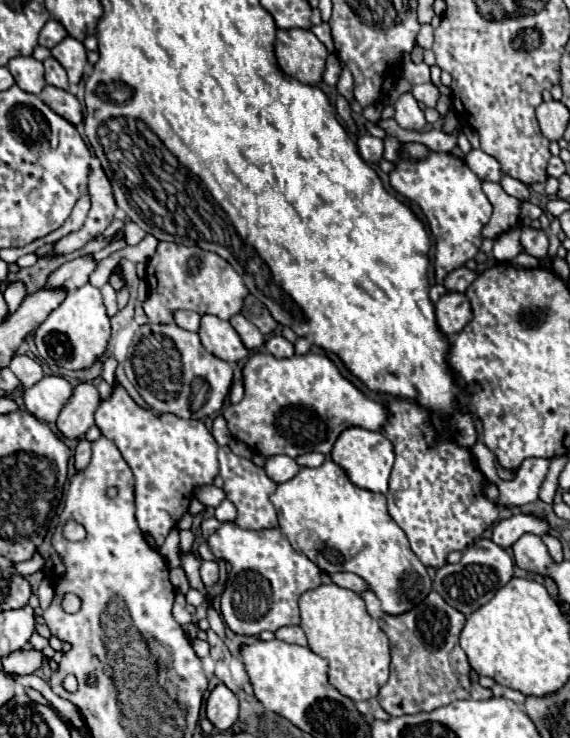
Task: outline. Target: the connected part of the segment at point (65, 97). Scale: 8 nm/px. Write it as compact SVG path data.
M45 85L43 91L39 93L39 99L49 105L57 115L61 115L63 119L67 119L73 125L79 125L83 121L83 109L81 103L77 101L75 95L71 95L69 91L57 89L57 87L49 87Z

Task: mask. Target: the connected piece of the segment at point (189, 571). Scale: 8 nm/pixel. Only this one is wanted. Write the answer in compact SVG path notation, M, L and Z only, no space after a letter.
M181 551L179 557L181 557L181 567L185 569L185 575L187 575L187 579L189 579L189 585L191 585L193 589L197 589L197 591L203 591L205 585L203 585L201 577L199 577L201 559L199 559L193 551L189 551L189 553L183 553L183 551Z

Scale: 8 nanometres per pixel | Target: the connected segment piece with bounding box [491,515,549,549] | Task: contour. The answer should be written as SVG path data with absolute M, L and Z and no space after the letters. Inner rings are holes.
M513 515L493 527L493 537L491 541L497 543L499 547L509 549L523 533L535 533L535 535L545 535L549 531L549 525L533 515Z

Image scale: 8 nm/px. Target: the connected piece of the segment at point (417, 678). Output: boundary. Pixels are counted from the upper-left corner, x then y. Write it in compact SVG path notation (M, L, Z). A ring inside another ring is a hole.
M365 591L361 597L369 615L381 625L391 641L391 675L377 695L381 707L391 717L433 711L451 701L471 697L471 667L467 655L459 647L459 633L465 625L463 613L449 607L437 591L431 591L413 611L405 611L405 615L385 615L385 611L381 611L381 601L373 591Z

